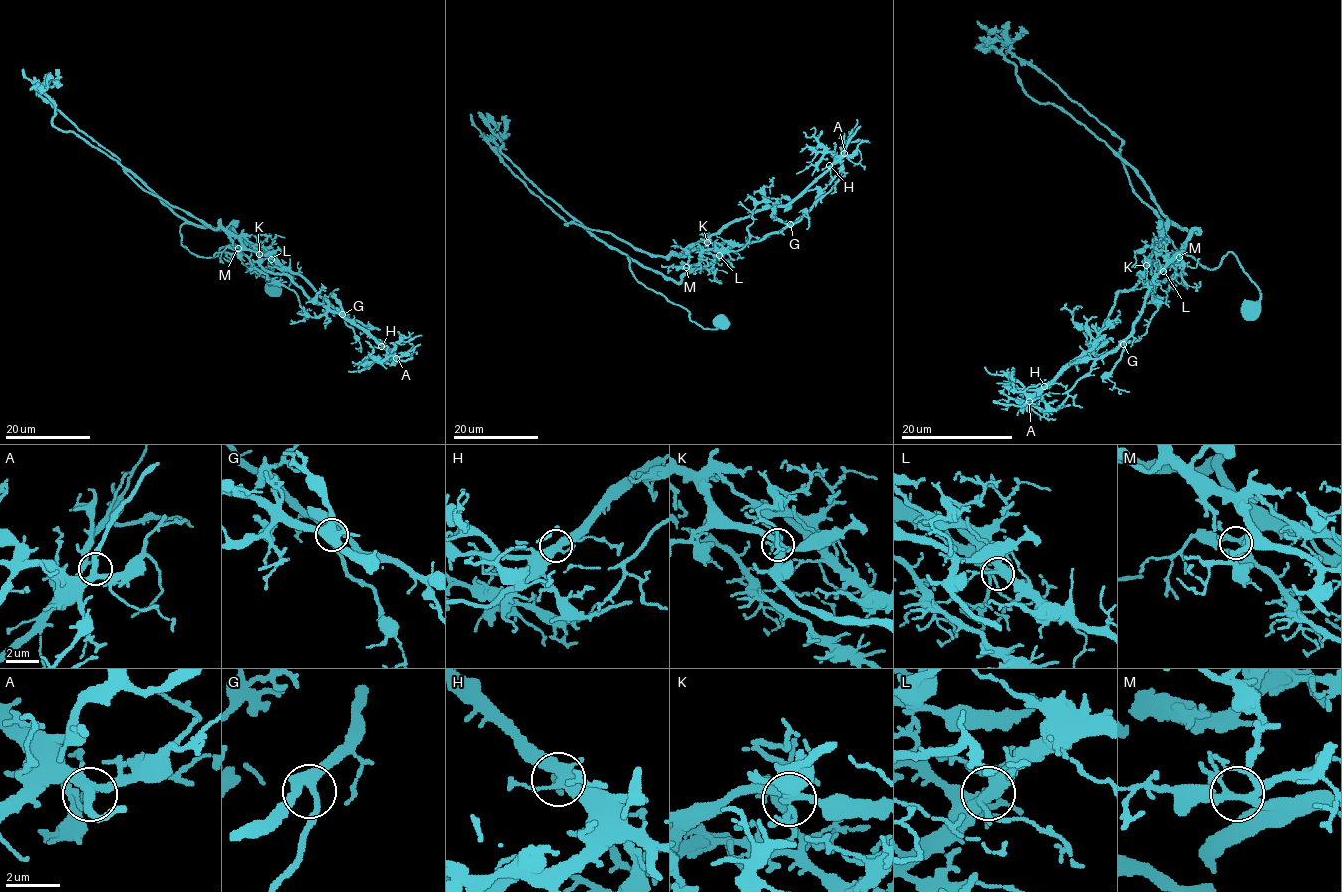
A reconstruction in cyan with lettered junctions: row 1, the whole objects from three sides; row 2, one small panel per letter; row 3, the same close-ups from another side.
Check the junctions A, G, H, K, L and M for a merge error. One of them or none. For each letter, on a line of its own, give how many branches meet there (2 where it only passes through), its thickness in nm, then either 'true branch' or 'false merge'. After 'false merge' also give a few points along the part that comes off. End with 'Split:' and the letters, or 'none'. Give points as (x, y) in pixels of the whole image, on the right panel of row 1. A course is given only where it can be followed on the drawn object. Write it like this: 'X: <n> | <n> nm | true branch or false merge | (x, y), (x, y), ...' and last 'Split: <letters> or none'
A: 4 | 320 nm | true branch
G: 4 | 340 nm | true branch
H: 5 | 380 nm | true branch
K: 5 | 320 nm | false merge | (1147, 265), (1162, 242), (1163, 223), (1134, 192), (1120, 157), (1121, 141), (977, 20)
L: 5 | 360 nm | true branch
M: 5 | 280 nm | true branch
Split: K

